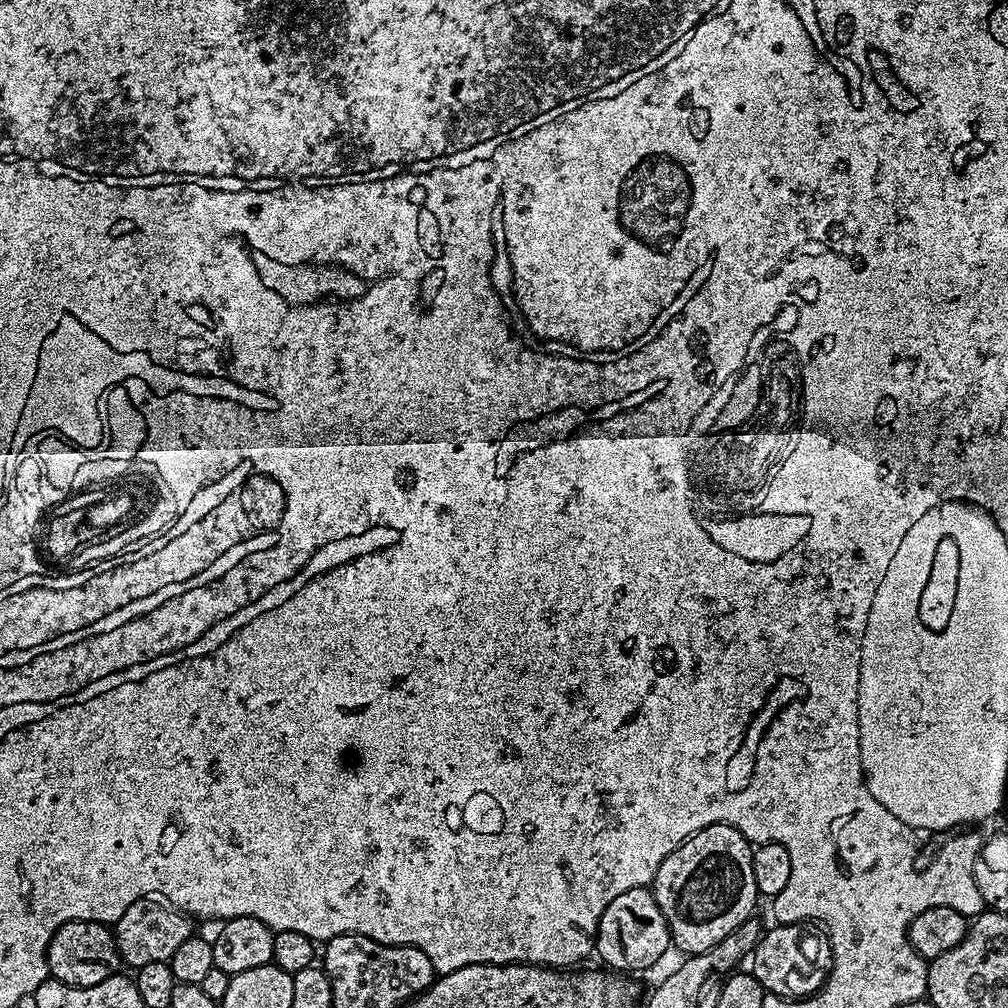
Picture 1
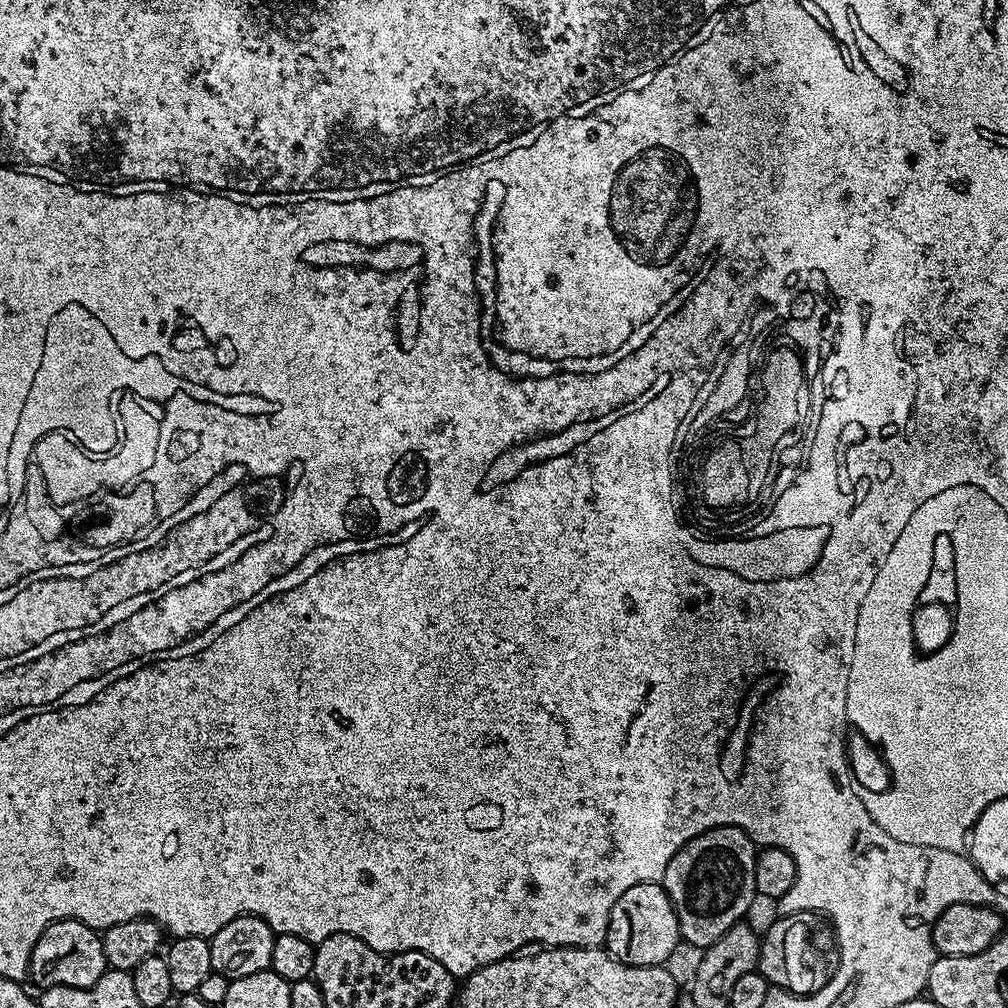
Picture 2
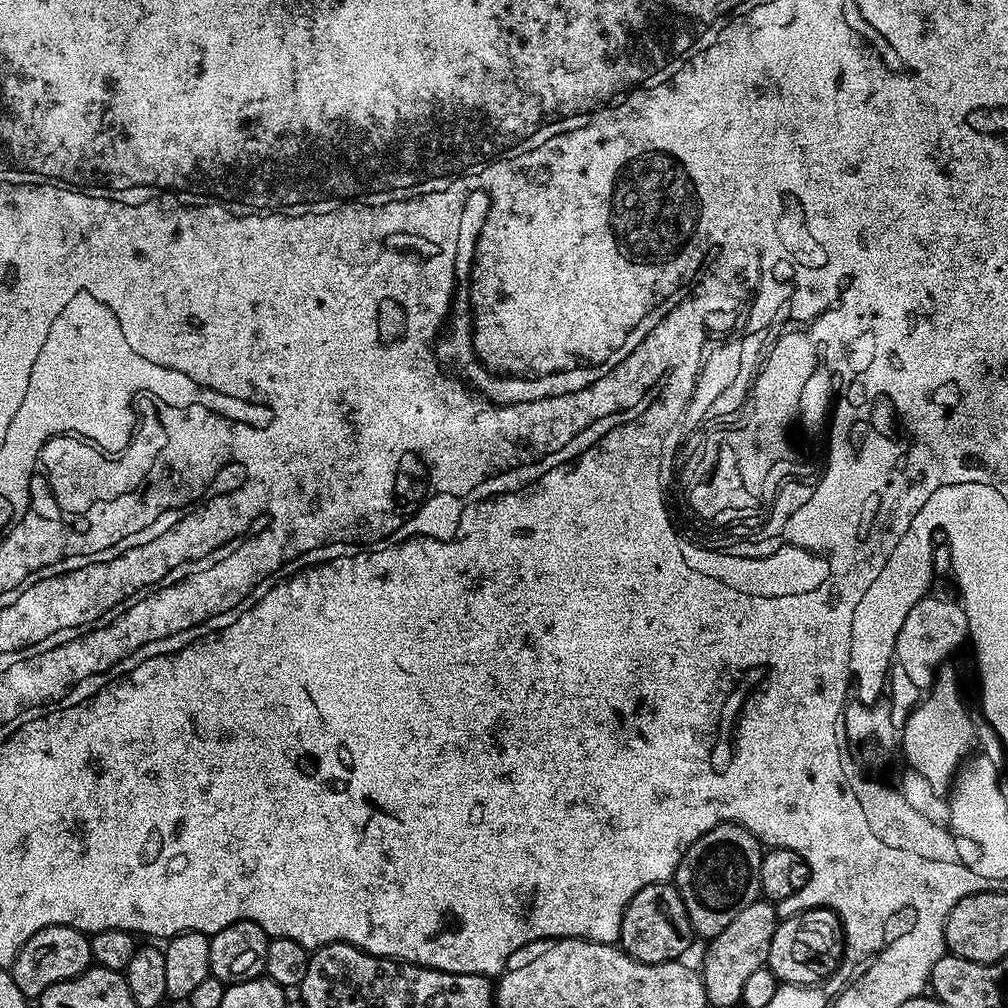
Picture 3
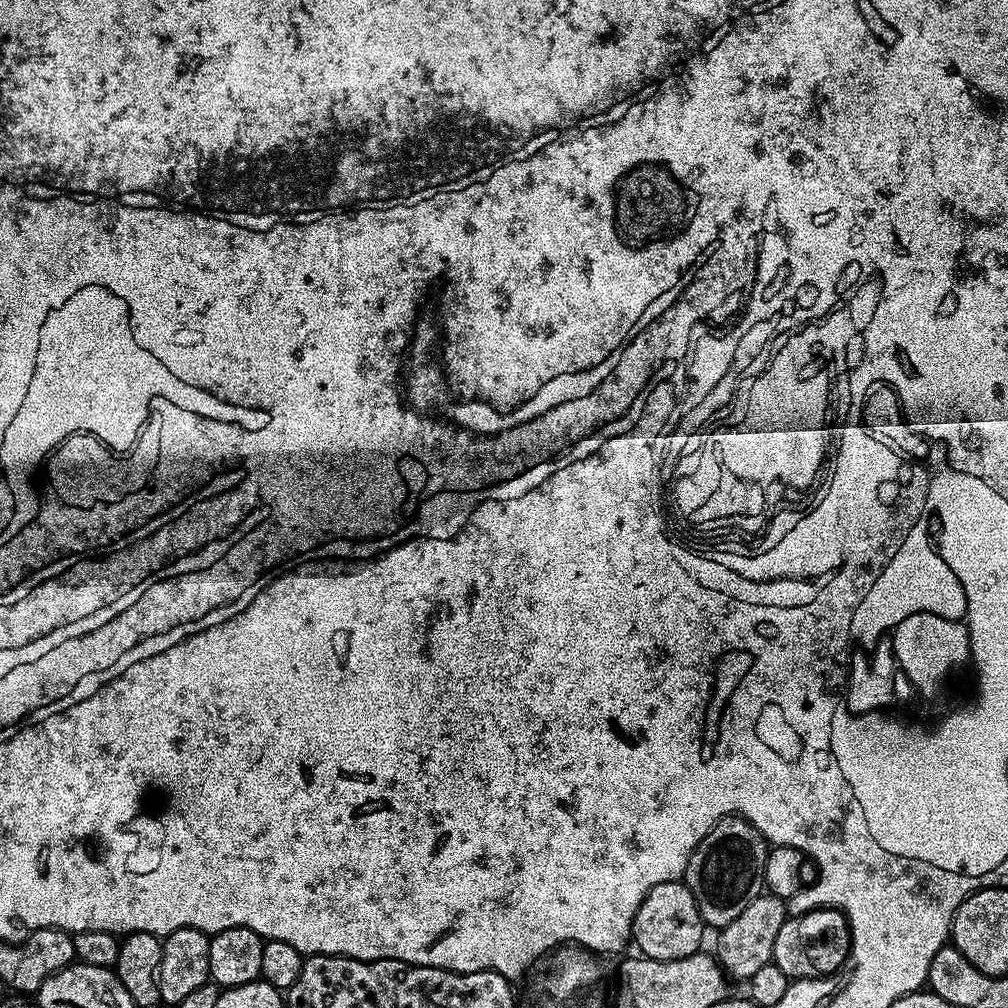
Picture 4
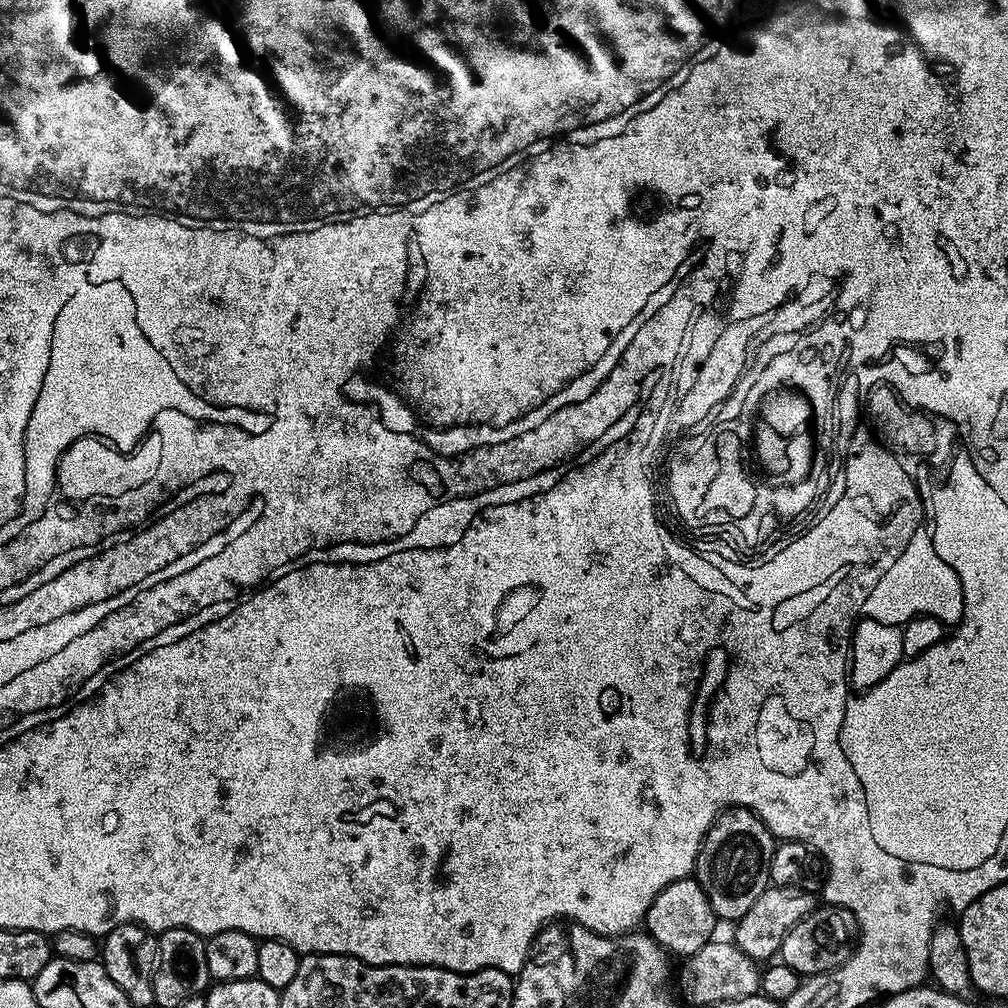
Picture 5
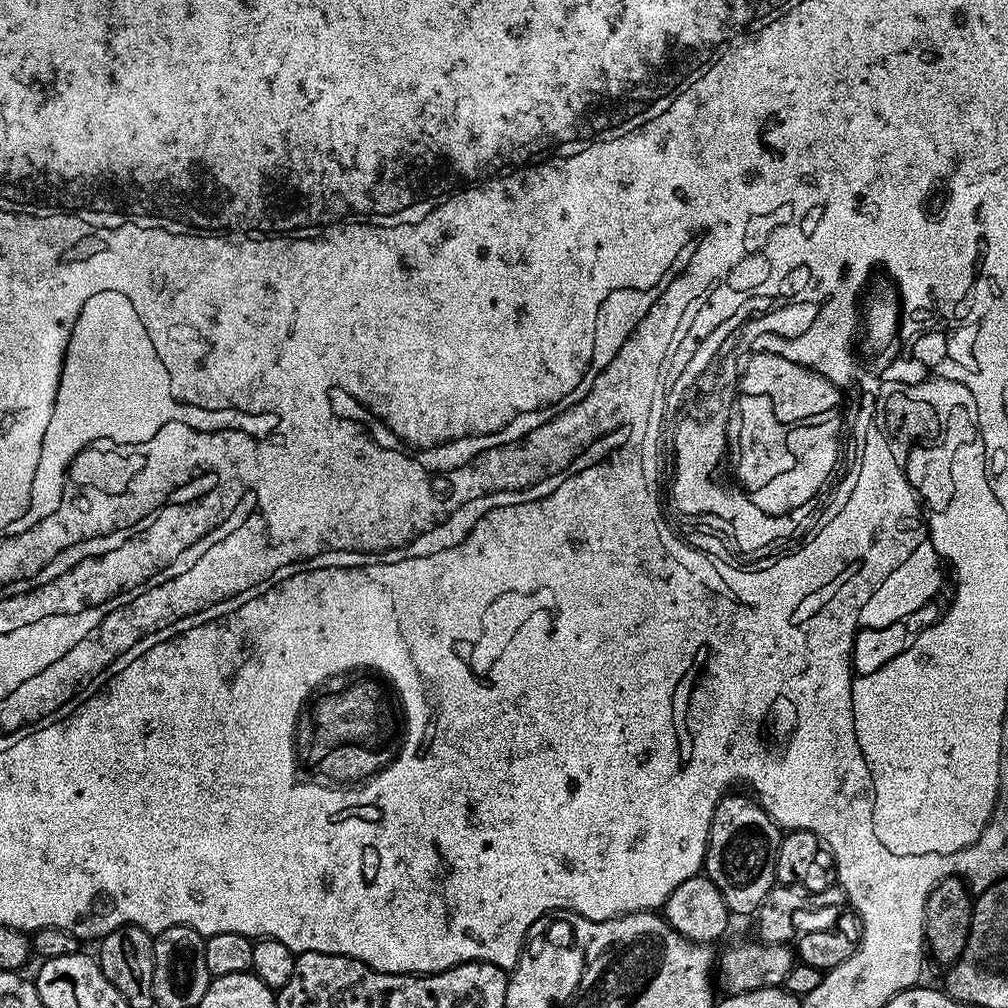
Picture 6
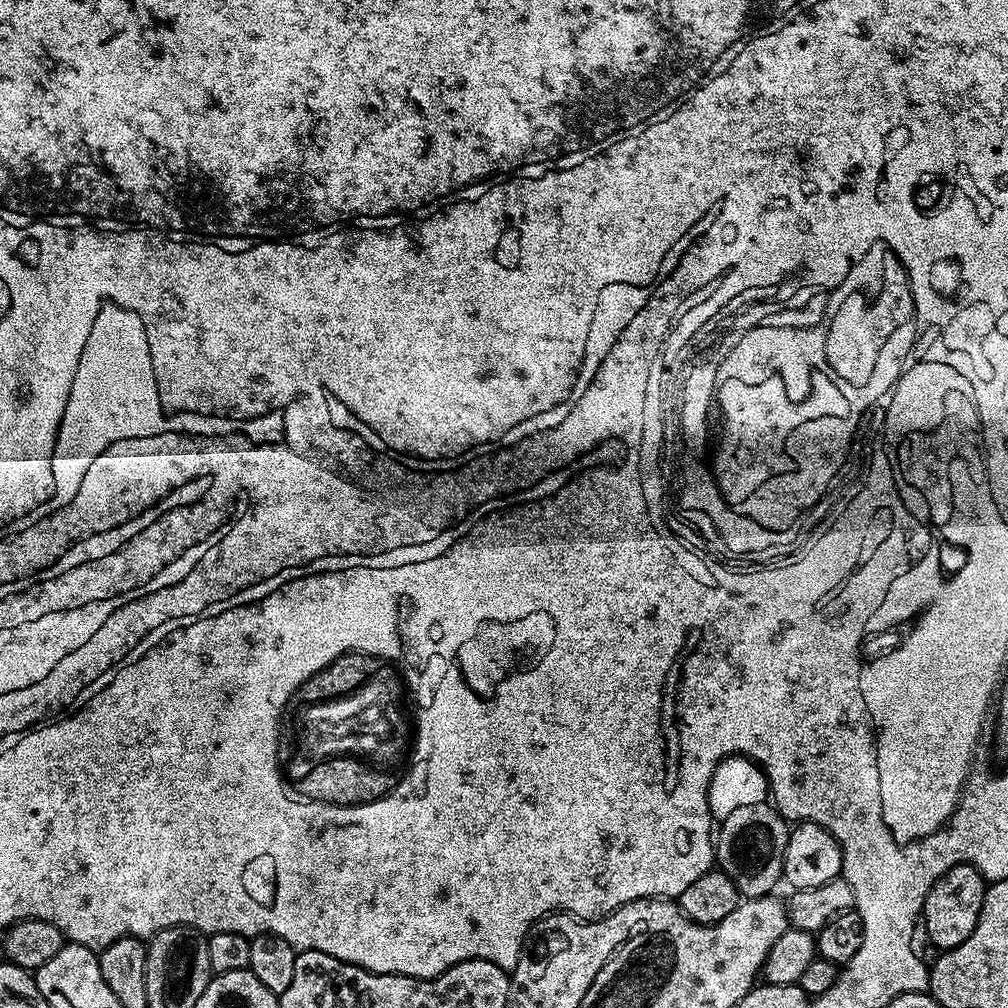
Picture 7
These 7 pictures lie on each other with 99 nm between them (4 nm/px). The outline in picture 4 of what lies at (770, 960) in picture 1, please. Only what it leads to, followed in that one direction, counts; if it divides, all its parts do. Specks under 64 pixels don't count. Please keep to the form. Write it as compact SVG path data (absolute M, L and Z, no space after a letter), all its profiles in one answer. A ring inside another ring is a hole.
M827 906L805 911L801 916L793 915L785 920L782 930L778 930L778 938L774 938L772 963L792 980L832 975L848 961L848 951L852 948L852 934L843 911Z

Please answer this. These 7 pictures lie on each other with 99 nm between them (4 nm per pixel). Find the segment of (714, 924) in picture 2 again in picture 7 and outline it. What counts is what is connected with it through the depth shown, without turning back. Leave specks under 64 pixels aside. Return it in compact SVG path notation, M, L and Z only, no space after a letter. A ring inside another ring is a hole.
M768 802L741 807L719 821L714 836L714 860L719 871L725 872L730 882L734 882L741 897L753 900L767 896L775 889L772 887L776 883L781 883L789 831L789 821Z

